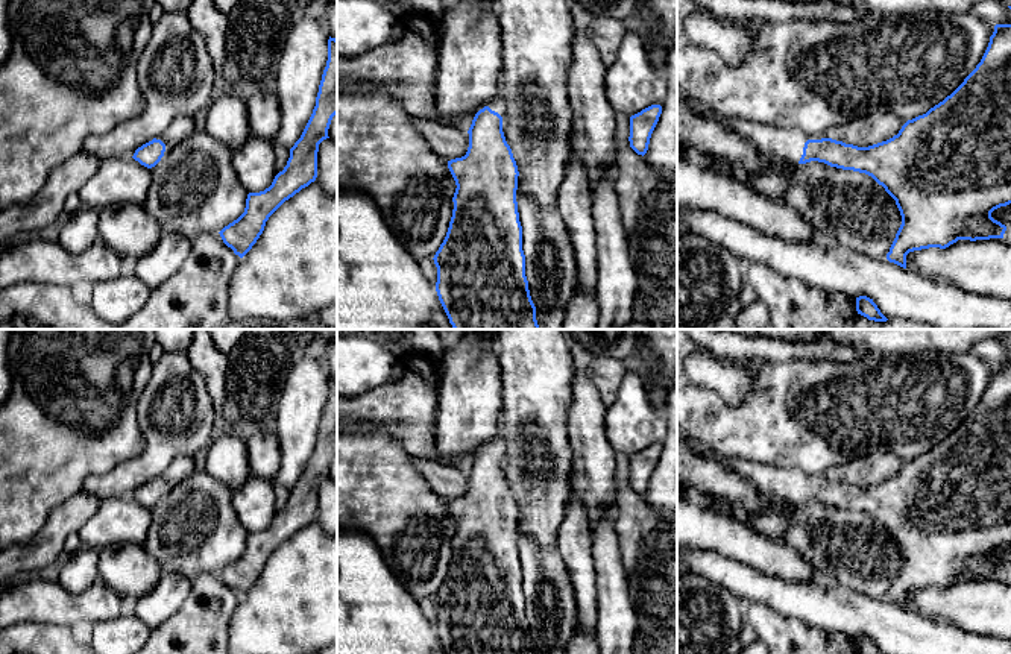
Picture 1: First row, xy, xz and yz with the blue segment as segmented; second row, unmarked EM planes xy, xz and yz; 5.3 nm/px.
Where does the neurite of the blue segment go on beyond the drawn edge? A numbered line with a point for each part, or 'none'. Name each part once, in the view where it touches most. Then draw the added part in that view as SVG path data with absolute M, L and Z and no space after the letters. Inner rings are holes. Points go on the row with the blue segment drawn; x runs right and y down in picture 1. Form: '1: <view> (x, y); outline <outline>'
1: yz (787, 143); outline M679 90L677 97L682 97L692 112L713 118L723 127L745 137L764 156L782 158L792 164L798 164L808 140L829 138L829 135L809 135L798 127L776 127L764 123L721 115L710 106L682 94Z

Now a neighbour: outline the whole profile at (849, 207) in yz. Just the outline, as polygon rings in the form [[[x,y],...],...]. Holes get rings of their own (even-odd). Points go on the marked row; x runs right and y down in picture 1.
[[[694,149],[677,155],[739,179],[768,199],[788,203],[812,229],[844,247],[883,259],[902,225],[896,200],[871,176],[811,161],[786,173],[751,176],[729,161],[715,161]]]

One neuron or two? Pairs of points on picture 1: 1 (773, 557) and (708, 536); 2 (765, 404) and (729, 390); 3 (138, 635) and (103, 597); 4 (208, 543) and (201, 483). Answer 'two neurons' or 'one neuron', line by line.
1: one neuron
2: two neurons
3: two neurons
4: one neuron

